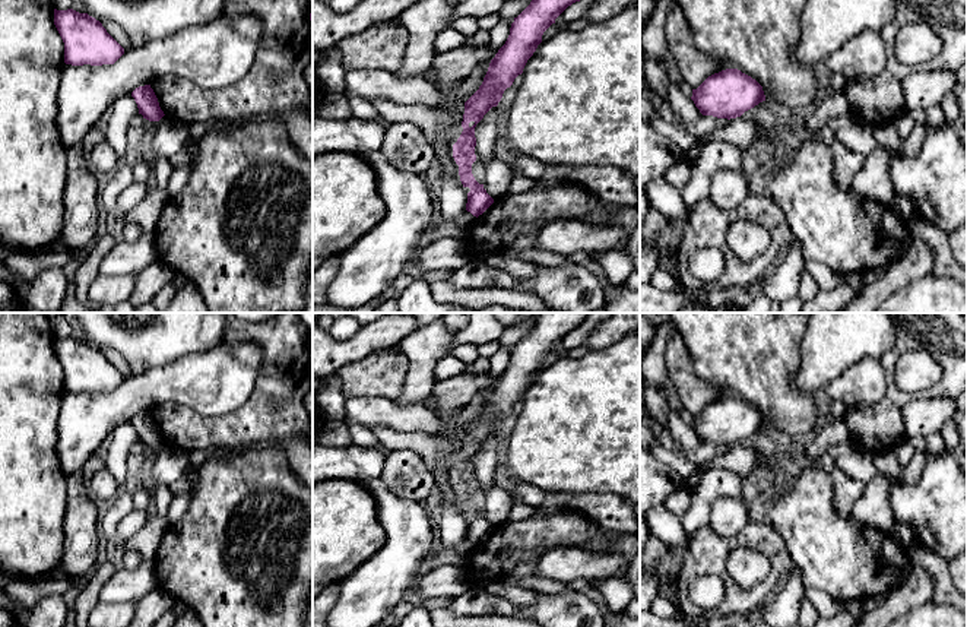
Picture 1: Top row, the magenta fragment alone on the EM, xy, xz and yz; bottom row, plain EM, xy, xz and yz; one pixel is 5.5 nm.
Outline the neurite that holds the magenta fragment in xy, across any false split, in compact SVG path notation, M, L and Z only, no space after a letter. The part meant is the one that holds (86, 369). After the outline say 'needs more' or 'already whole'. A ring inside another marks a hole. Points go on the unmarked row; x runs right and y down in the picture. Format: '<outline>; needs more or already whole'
M54 336L54 352L64 370L66 392L114 392L124 381L102 351L88 341Z; already whole

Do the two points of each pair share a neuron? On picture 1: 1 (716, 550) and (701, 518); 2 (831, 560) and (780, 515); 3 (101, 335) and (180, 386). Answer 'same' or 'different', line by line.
1: different
2: same
3: different

